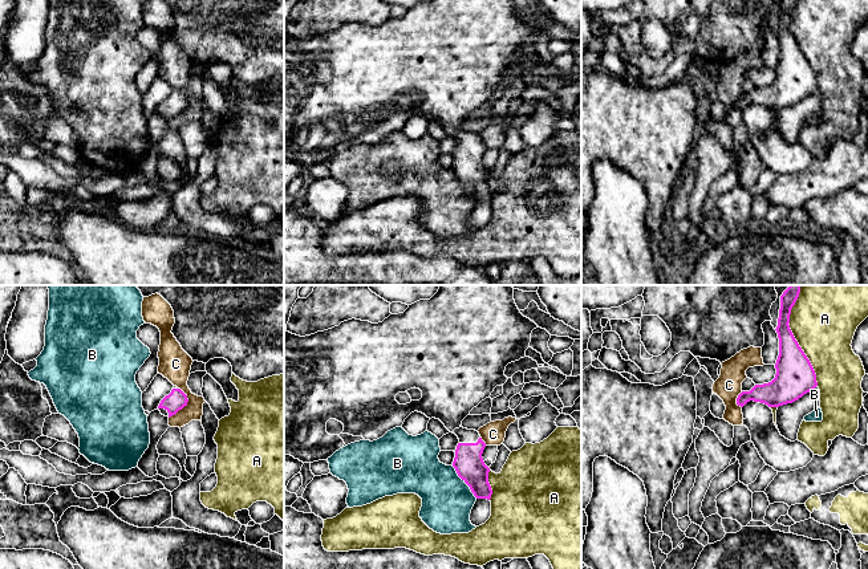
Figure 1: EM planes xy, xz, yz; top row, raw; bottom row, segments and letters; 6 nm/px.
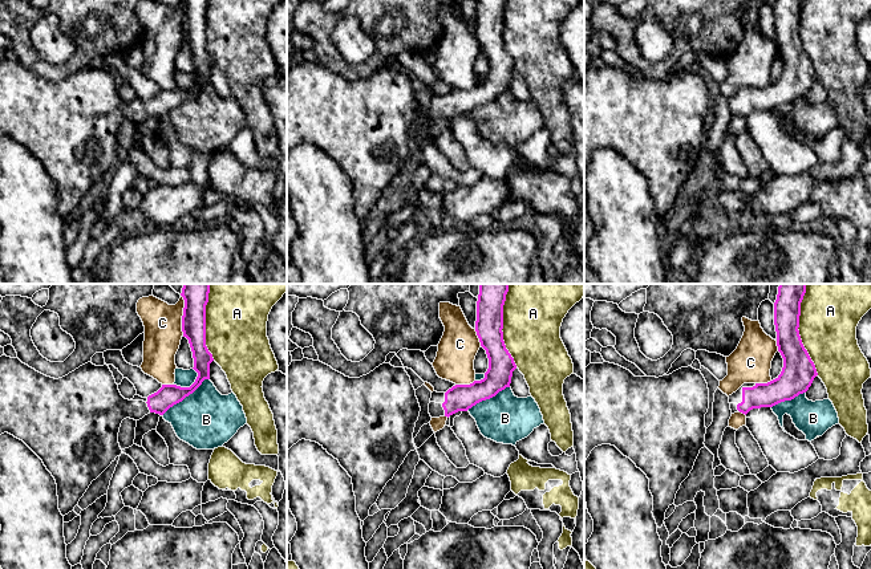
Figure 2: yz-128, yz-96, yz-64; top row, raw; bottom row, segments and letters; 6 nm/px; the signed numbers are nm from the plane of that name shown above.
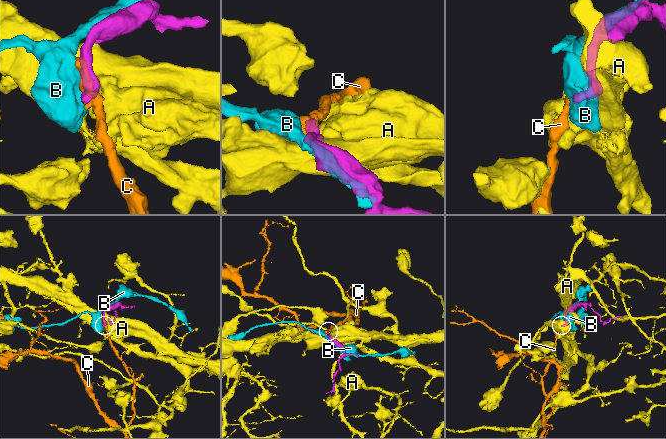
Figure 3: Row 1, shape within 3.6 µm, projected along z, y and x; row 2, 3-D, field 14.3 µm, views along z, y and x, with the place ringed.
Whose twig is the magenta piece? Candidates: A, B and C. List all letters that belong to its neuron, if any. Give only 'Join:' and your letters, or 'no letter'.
Join: no letter

